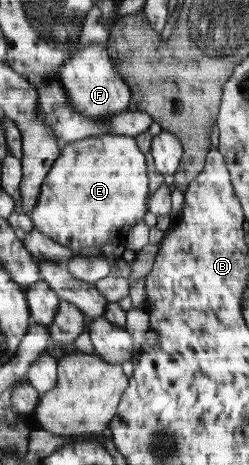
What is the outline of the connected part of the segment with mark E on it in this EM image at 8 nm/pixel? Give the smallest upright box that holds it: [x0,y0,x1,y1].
[30,135,149,252]

